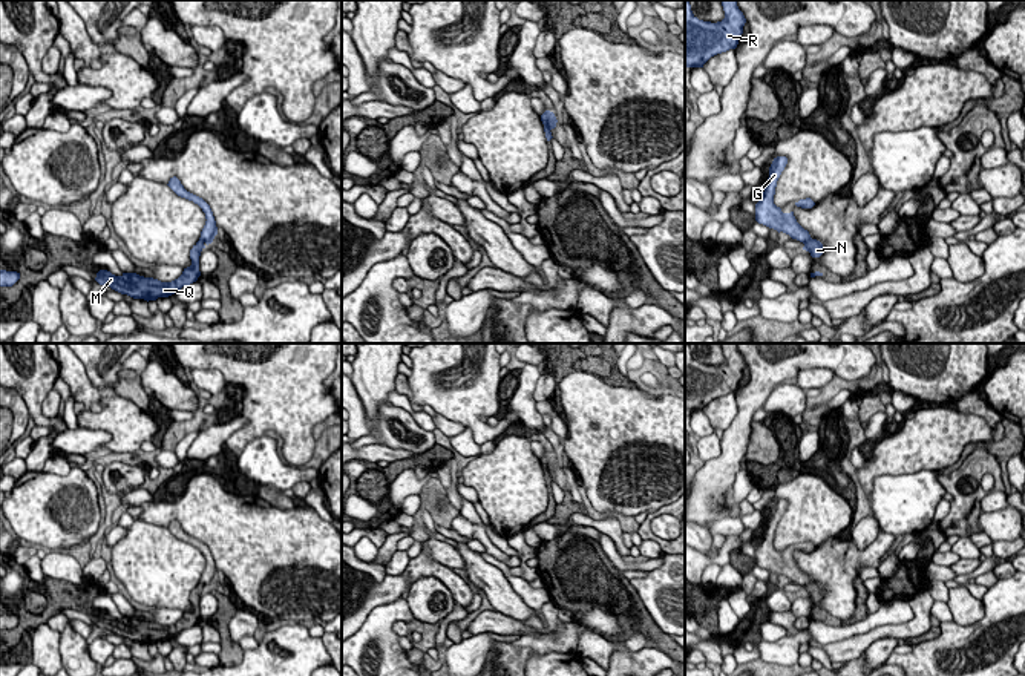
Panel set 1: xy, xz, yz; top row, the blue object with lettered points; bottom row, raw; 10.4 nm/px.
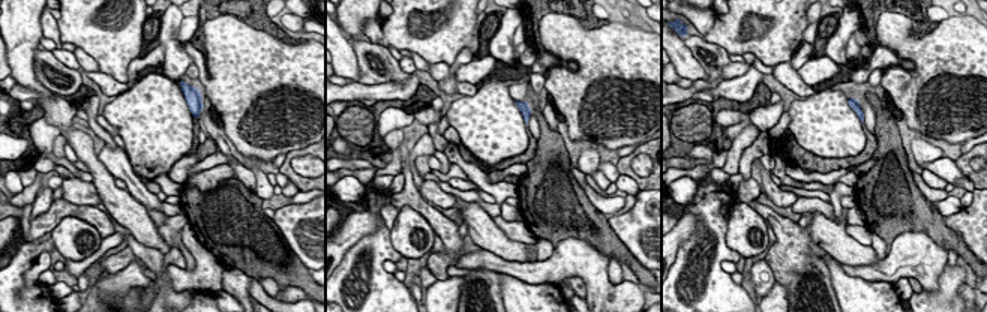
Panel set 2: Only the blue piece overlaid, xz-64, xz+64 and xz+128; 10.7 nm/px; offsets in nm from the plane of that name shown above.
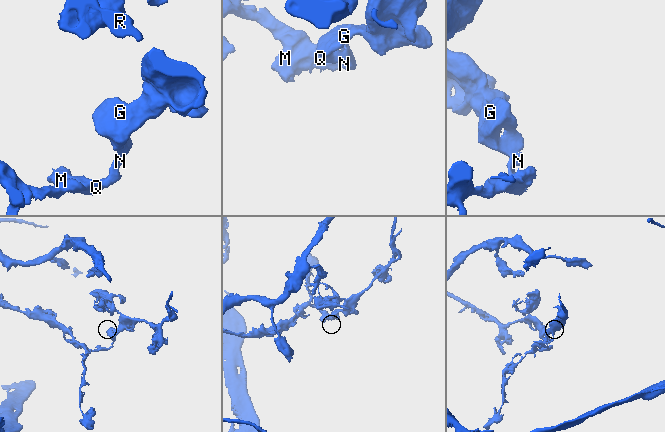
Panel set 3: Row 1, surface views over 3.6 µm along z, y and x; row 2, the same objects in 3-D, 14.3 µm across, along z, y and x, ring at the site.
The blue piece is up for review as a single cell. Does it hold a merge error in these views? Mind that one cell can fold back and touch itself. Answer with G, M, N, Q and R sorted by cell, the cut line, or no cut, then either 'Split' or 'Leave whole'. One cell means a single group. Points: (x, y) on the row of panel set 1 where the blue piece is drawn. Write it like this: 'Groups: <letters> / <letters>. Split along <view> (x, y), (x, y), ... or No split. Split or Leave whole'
Groups: G R / M N Q. Split along yz (811, 238), (803, 242). Split

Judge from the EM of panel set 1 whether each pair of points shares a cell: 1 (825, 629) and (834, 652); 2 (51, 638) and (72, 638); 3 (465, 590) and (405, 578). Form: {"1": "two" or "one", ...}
{"1": "two", "2": "two", "3": "one"}

